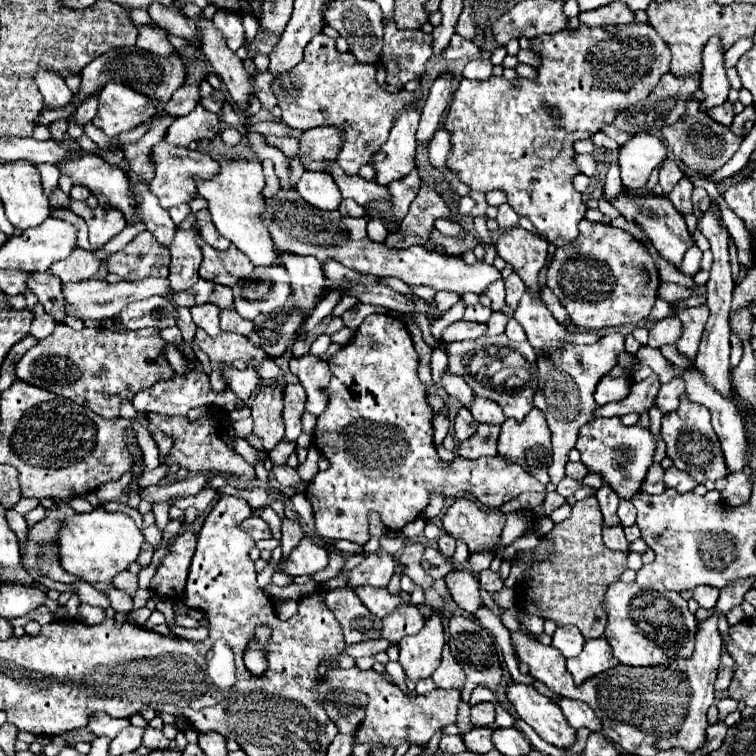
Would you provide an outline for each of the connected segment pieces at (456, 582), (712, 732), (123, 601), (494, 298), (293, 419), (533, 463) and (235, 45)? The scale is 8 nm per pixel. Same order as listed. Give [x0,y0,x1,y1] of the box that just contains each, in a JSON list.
[[444,571,482,613],[704,721,728,751],[108,589,134,613],[486,279,506,311],[284,385,306,441],[498,409,552,485],[212,9,244,51]]

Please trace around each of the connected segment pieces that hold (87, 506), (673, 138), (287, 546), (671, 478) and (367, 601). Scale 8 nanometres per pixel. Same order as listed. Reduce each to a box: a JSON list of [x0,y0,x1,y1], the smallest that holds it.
[[57,496,94,513],[662,101,742,177],[280,519,304,555],[664,467,698,493],[356,587,406,617]]

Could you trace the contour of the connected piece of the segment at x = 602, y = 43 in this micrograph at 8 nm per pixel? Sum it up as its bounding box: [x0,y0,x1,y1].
[444,23,670,247]

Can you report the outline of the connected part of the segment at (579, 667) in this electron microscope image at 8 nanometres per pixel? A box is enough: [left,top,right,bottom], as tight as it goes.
[566,637,618,683]

